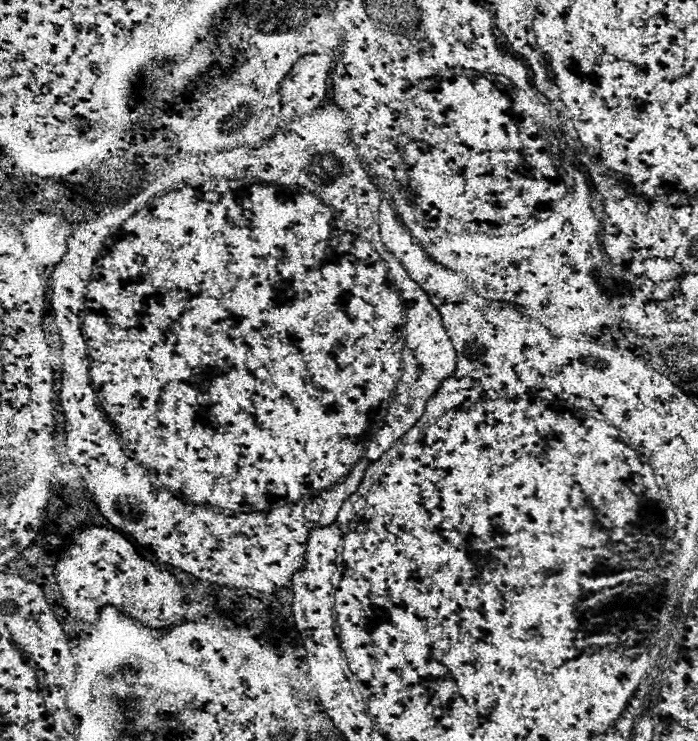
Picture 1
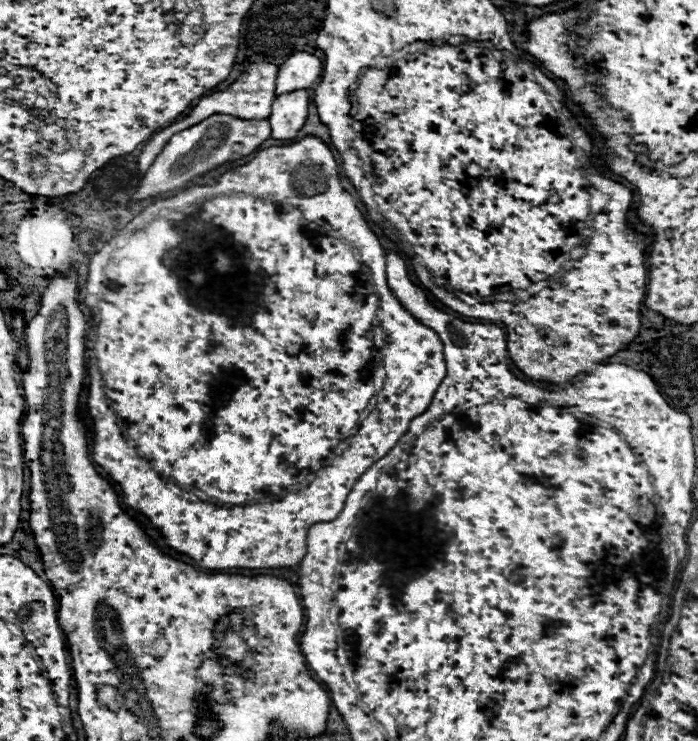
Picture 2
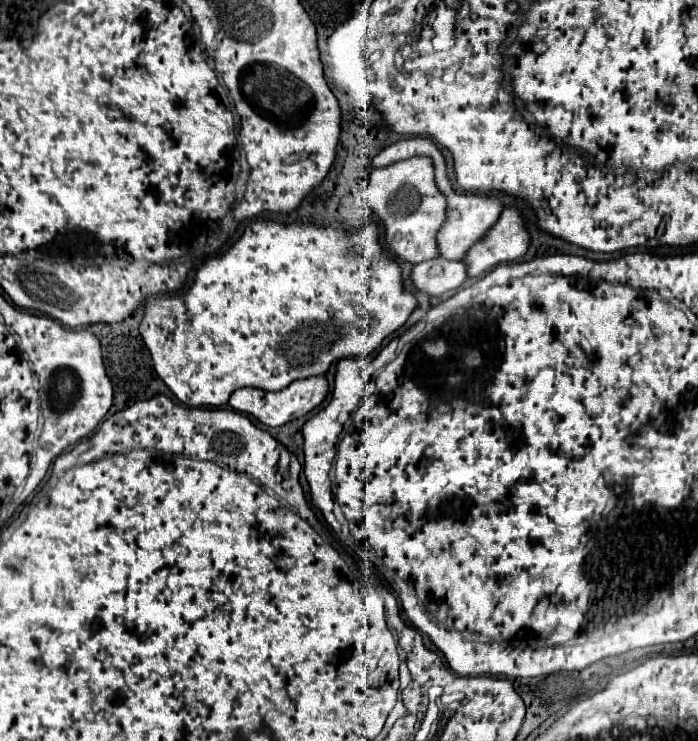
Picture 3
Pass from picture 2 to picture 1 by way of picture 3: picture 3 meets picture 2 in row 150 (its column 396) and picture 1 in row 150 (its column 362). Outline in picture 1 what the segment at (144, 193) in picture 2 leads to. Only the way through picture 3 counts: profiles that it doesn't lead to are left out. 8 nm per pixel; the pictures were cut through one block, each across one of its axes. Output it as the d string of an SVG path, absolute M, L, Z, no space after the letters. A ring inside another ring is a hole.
M250 84L234 86L230 94L222 98L214 98L192 122L190 130L184 130L178 138L180 148L194 150L192 154L206 154L206 152L220 152L226 150L230 144L242 142L260 142L264 136L274 132L282 120L282 98L280 94L264 96Z

